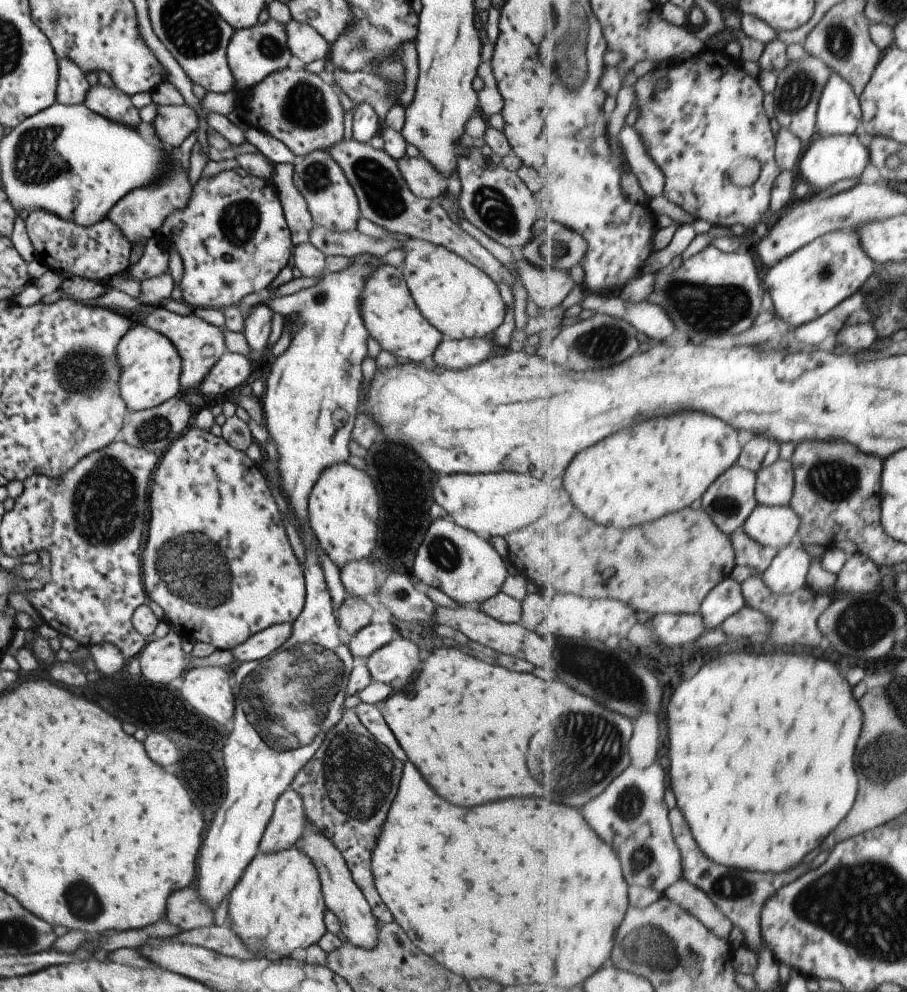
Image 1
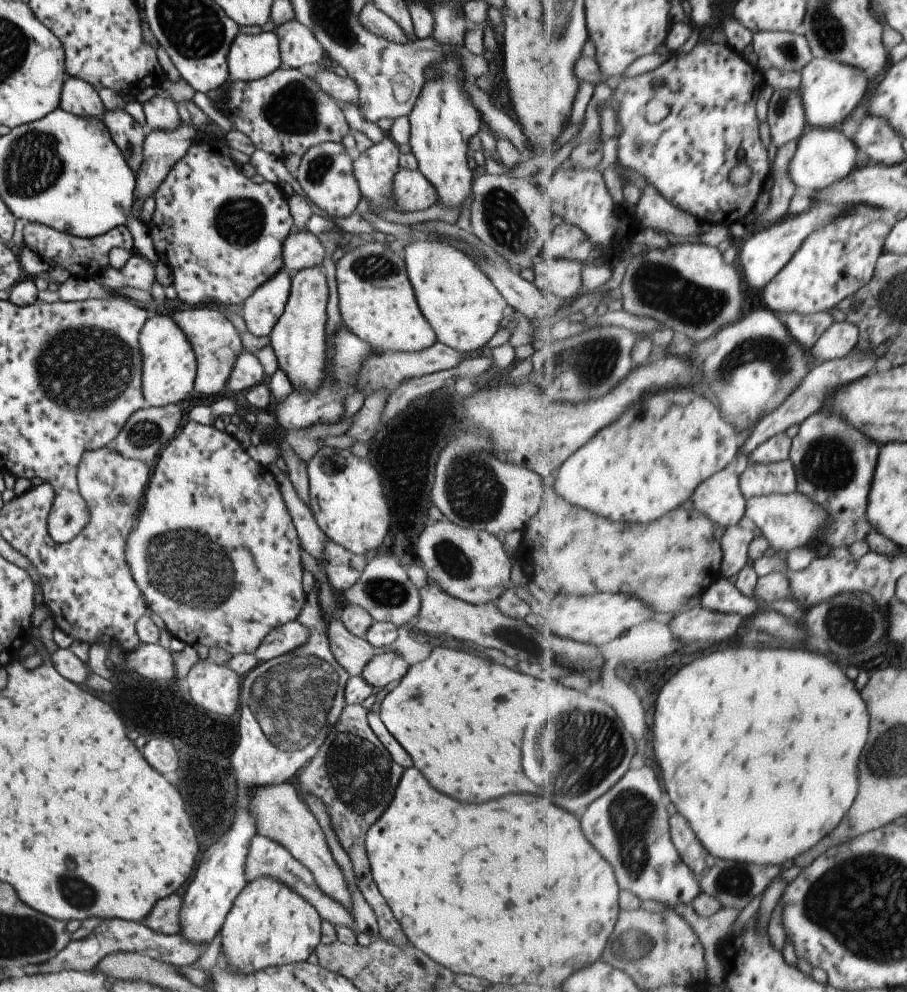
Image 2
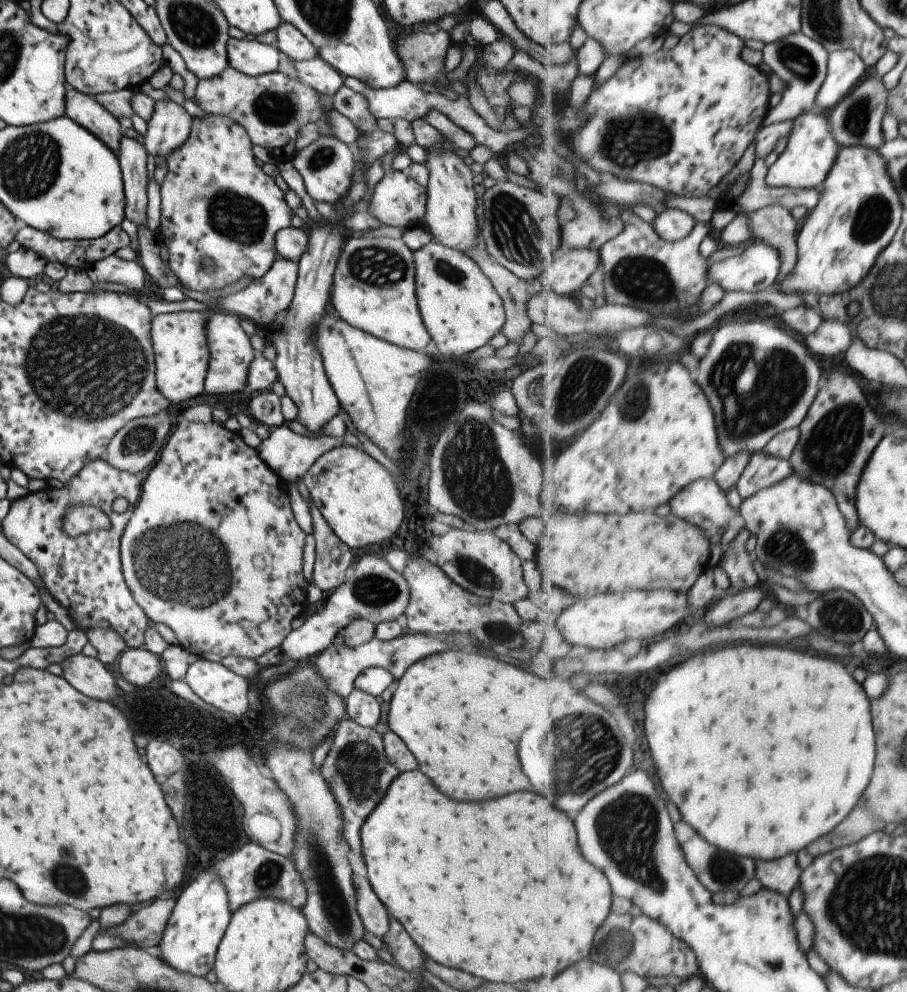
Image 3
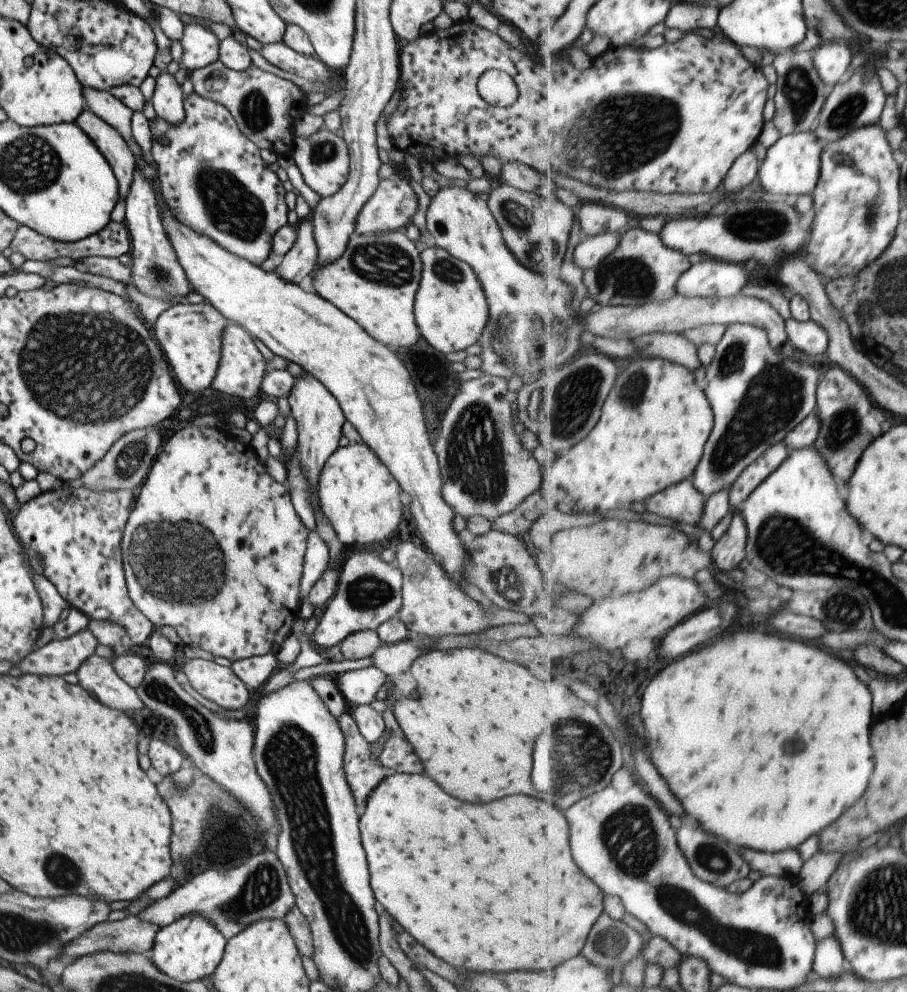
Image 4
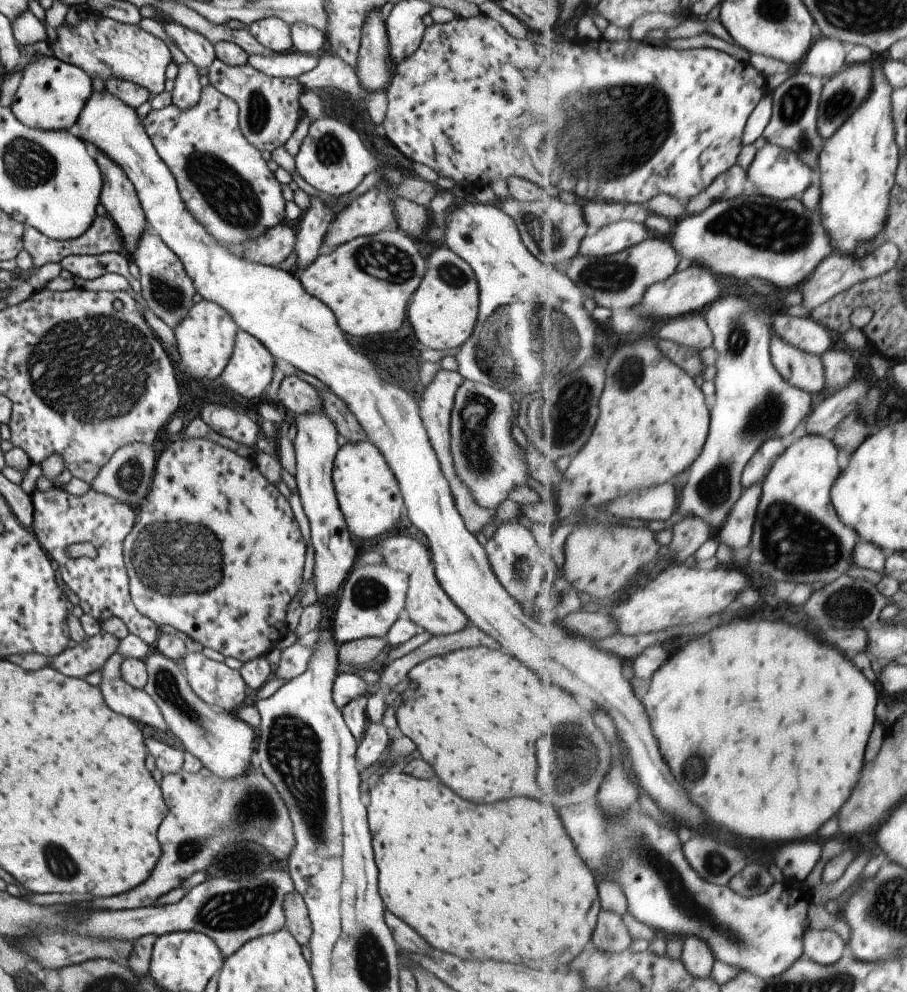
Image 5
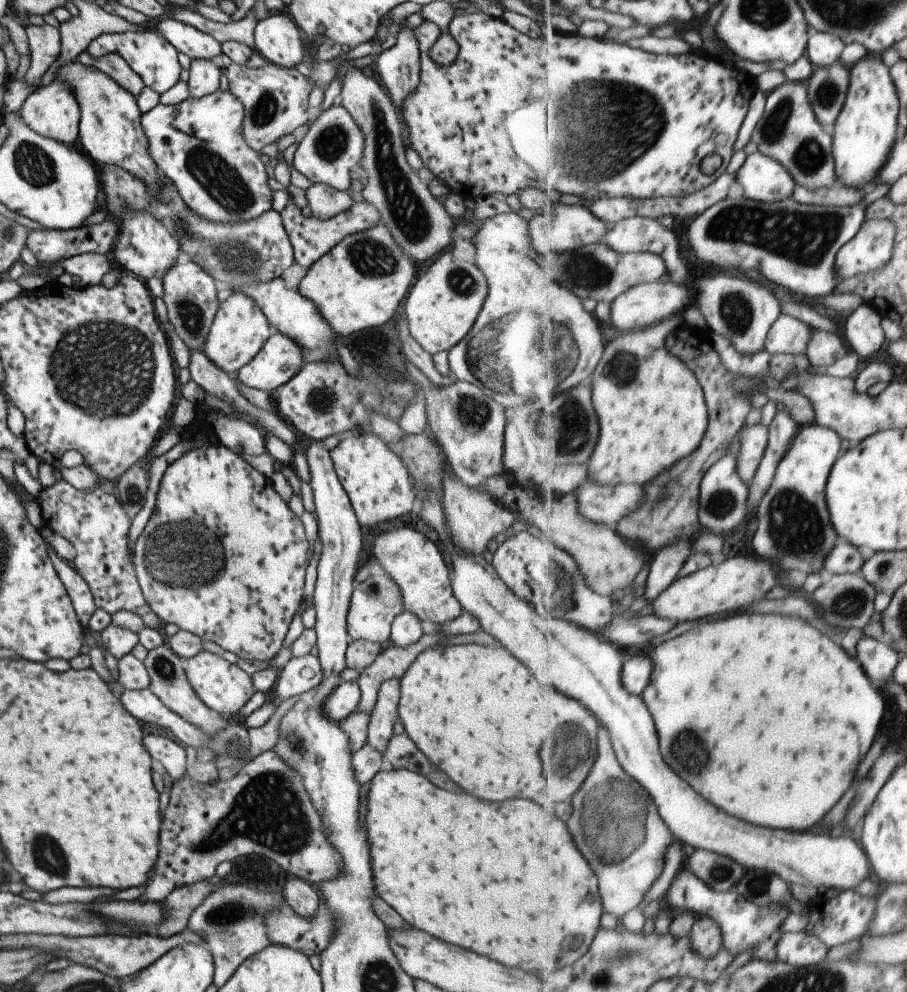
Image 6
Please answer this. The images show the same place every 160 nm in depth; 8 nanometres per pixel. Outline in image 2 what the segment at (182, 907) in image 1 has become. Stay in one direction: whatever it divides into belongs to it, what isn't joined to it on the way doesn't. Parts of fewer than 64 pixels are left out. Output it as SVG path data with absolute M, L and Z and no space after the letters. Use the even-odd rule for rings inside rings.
M177 894L158 900L141 924L157 934L172 935L178 932L178 910L181 899Z

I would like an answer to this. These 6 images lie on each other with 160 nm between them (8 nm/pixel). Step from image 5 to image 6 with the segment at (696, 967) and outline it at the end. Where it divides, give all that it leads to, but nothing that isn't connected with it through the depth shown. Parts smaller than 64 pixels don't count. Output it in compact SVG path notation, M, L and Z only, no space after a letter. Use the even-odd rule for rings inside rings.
M712 916L697 918L689 934L692 947L705 958L715 956L724 946L720 924Z

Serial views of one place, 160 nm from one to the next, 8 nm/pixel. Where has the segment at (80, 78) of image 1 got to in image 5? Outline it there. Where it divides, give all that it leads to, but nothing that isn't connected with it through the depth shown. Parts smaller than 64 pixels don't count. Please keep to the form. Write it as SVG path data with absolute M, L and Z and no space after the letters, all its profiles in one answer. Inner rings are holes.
M91 150L99 170L102 172L102 188L99 195L99 203L105 208L106 215L117 225L122 236L122 252L130 257L134 252L136 243L140 240L142 232L146 228L144 212L140 207L135 189L127 175L111 159L108 159L101 151Z

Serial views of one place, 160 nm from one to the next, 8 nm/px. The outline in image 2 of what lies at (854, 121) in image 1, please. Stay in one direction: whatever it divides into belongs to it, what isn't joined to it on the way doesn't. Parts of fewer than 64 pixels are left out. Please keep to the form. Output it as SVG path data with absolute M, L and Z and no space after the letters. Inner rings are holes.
M829 57L813 59L803 70L801 96L805 104L809 127L839 127L851 112L863 104L874 82L858 66Z

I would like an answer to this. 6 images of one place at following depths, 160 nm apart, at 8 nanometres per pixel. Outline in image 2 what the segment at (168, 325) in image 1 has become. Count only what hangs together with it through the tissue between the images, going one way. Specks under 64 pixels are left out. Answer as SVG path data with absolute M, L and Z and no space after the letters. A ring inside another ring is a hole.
M201 306L201 308L178 310L172 315L176 326L185 333L185 338L189 341L196 360L193 388L195 392L205 394L205 396L215 396L217 392L226 388L235 359L239 353L244 352L239 341L239 333L227 320L225 312L223 309L215 310L215 308Z

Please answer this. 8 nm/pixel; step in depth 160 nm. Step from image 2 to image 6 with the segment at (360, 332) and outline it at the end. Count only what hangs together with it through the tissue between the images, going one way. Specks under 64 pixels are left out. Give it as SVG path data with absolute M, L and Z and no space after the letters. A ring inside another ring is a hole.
M381 224L344 236L306 270L298 293L310 300L334 335L345 336L385 324L417 277L415 263L403 254Z

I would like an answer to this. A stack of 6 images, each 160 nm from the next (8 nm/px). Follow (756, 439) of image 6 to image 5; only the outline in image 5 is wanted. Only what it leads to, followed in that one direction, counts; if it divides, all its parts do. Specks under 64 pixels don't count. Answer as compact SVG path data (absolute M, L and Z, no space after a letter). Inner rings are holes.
M773 439L762 444L762 448L754 454L742 474L745 489L765 480L774 462L786 451L787 446L780 439Z

